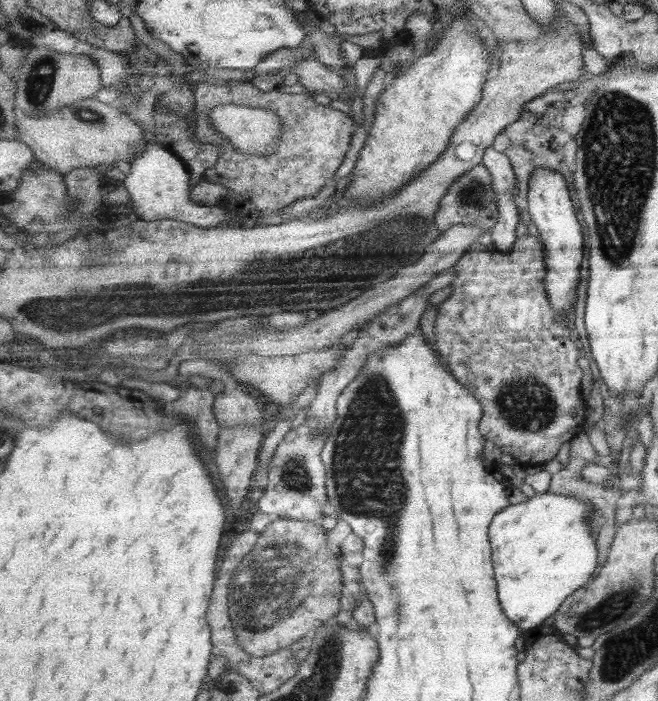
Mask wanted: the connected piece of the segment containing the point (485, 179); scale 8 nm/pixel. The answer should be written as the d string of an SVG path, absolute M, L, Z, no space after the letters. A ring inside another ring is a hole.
M484 165L476 166L468 174L464 174L456 184L451 186L451 191L443 199L439 213L436 214L436 222L442 234L452 229L456 224L472 224L474 227L482 227L492 233L498 224L500 206L496 198L496 187L490 170Z

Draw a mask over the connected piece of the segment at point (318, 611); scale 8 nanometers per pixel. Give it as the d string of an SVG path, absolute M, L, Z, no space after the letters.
M273 518L261 534L256 548L247 554L236 570L230 586L231 619L239 636L240 646L254 656L270 656L290 648L312 630L319 631L343 610L345 578L339 554L330 548L328 531L317 522L293 518Z

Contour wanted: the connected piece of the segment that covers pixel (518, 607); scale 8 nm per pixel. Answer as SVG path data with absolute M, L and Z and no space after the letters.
M548 492L537 494L528 501L510 505L504 509L491 526L491 541L495 555L496 578L499 582L499 597L508 616L523 630L529 631L556 616L563 604L574 593L584 588L592 572L598 566L596 540L588 529L598 508L587 500Z

